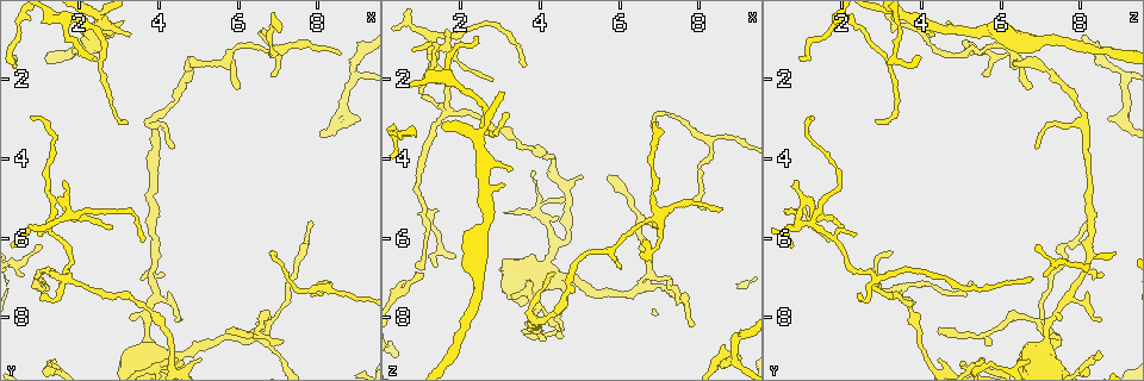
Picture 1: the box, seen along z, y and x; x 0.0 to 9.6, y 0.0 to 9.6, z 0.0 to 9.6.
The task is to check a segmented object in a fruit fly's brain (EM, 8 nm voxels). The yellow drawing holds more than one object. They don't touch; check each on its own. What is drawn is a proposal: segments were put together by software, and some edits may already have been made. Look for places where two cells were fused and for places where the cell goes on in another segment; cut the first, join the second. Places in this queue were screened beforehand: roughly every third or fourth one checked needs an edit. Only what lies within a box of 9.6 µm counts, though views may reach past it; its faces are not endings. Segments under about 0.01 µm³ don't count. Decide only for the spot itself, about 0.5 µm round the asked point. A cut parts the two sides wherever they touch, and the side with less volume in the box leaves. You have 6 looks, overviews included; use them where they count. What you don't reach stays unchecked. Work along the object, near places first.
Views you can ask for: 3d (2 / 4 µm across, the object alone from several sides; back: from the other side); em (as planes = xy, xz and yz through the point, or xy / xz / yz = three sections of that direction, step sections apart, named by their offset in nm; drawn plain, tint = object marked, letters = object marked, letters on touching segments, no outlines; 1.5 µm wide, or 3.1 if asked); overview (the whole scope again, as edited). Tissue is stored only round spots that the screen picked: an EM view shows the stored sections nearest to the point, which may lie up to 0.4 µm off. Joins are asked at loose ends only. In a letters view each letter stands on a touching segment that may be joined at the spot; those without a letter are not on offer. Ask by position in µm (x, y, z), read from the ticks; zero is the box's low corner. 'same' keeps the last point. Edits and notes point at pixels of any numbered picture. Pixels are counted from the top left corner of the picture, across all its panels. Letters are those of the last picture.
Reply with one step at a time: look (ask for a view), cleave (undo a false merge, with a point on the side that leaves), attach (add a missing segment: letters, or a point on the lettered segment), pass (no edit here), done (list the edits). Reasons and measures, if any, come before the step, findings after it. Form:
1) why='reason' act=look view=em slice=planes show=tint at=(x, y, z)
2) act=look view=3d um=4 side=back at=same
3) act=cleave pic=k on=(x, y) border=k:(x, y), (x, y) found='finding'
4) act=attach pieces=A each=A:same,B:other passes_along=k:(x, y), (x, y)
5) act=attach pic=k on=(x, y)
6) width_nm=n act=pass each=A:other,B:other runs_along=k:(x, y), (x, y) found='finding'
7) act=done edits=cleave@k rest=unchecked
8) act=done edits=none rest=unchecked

why='an open end' act=look view=3d um=2 at=(0.95, 6.00, 2.40)

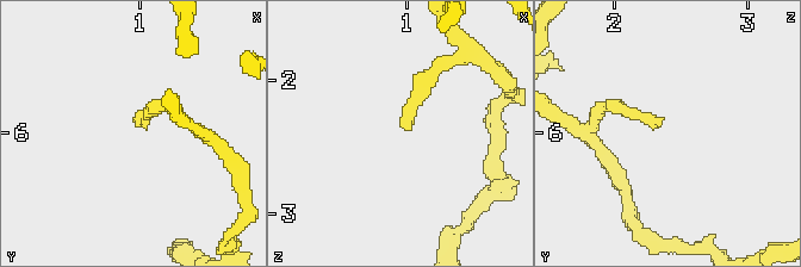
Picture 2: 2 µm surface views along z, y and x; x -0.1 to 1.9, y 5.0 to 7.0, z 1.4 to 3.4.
act=look view=em slice=planes show=letters at=(0.98, 5.94, 2.38)

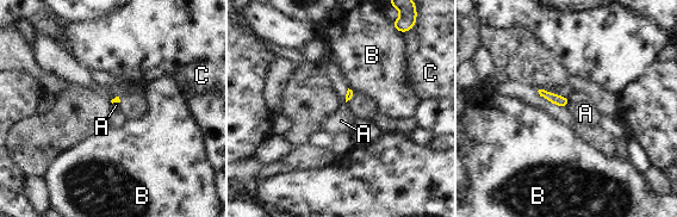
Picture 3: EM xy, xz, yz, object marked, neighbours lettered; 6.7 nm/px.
act=pass each=A:other,B:other,C:other border=3:(570, 101), (566, 106) found='no lettered segment goes on from it'

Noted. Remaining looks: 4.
why='tapers out' act=look view=3d um=4 at=(1.10, 6.20, 6.90)

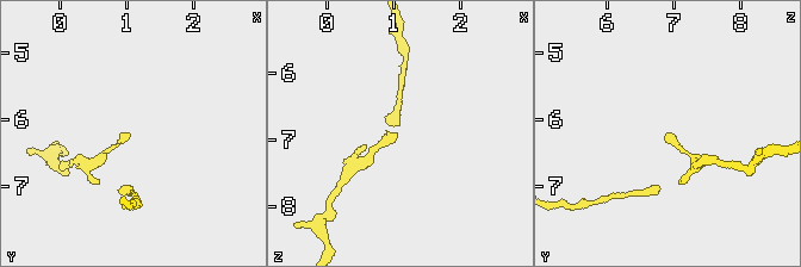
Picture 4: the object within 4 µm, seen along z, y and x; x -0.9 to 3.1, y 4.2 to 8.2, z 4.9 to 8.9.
why='shape alone is not enough' act=look view=em slice=planes show=plain at=(1.05, 6.25, 6.90)

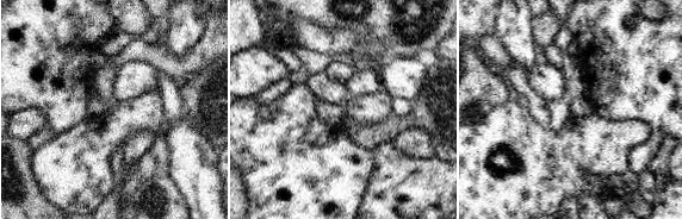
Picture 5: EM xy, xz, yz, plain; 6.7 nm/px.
act=look view=em slice=planes show=letters at=same

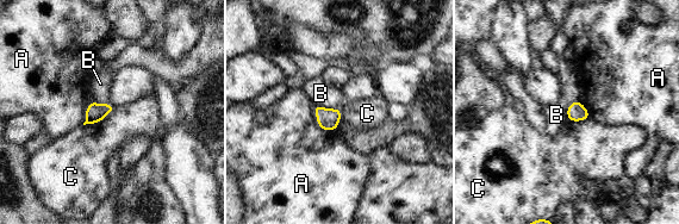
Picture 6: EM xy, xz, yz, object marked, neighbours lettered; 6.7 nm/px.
width_nm=120 act=pass each=A:other,B:other,C:other border=6:(114, 107), (100, 120), (83, 125) found='no lettered segment goes on from it'

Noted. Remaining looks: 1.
why='thin end' act=look view=em slice=planes show=letters at=(5.65, 8.35, 4.50)

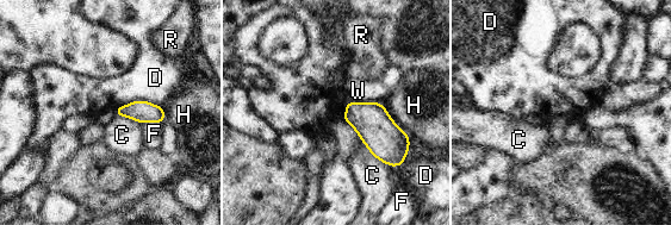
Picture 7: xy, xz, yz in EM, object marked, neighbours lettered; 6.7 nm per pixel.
act=pass each=C:other,D:other,F:other,H:other,R:other,W:other border=7:(162, 105), (130, 101), (115, 108) found='no lettered segment goes on from it'

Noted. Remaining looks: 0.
act=done edits=none rest=unchecked

